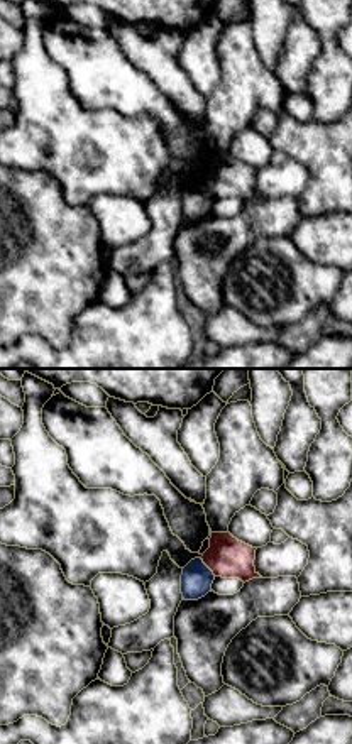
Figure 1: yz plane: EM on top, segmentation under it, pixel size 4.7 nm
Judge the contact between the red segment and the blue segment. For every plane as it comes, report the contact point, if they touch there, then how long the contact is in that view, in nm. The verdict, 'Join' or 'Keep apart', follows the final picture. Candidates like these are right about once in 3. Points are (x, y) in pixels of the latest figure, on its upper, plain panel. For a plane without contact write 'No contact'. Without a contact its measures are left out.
Touches red at (207, 186). Shared border 120 nm

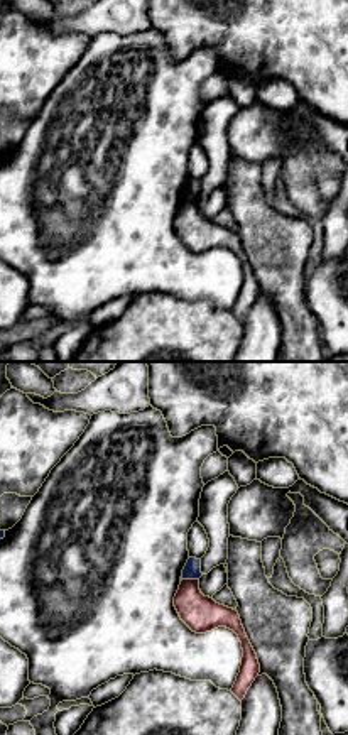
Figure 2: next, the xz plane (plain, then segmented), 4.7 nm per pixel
Touches red at (191, 201). Shared border 80 nm

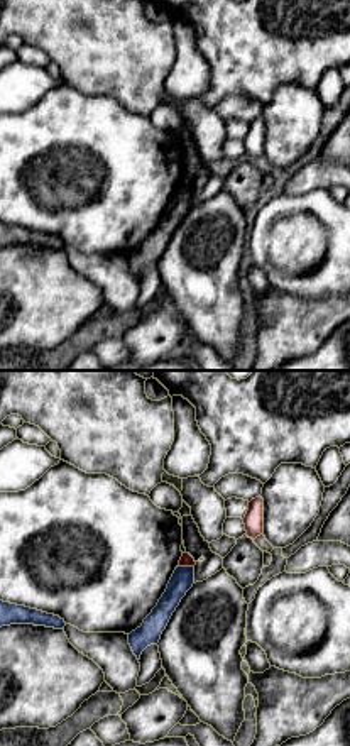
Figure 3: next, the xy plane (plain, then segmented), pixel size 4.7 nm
Touches red at (186, 186). Shared border 70 nm

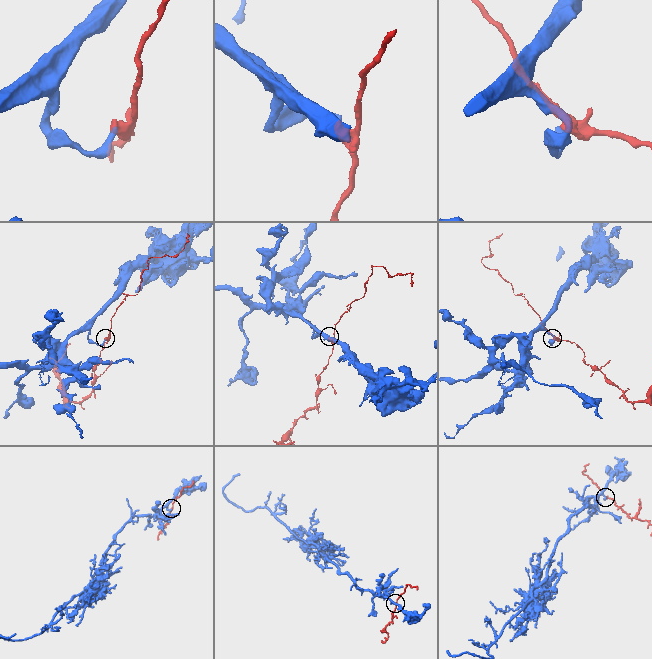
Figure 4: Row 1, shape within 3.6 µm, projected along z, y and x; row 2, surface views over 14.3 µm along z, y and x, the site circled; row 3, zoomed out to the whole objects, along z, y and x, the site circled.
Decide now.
Keep apart

